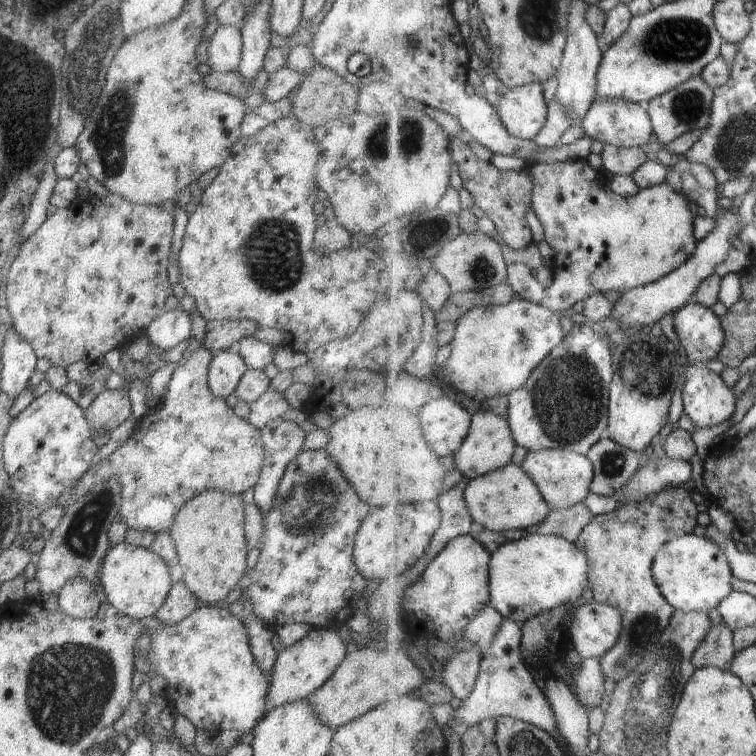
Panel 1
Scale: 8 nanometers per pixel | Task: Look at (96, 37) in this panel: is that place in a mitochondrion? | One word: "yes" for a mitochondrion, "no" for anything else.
yes

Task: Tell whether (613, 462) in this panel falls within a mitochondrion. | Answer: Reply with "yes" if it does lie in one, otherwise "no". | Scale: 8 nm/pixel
yes

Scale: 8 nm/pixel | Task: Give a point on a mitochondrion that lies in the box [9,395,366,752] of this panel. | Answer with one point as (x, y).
(69, 685)

